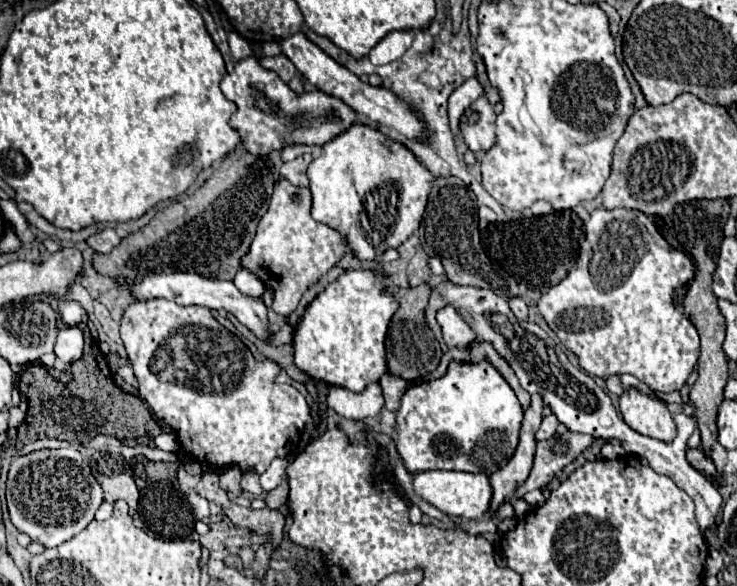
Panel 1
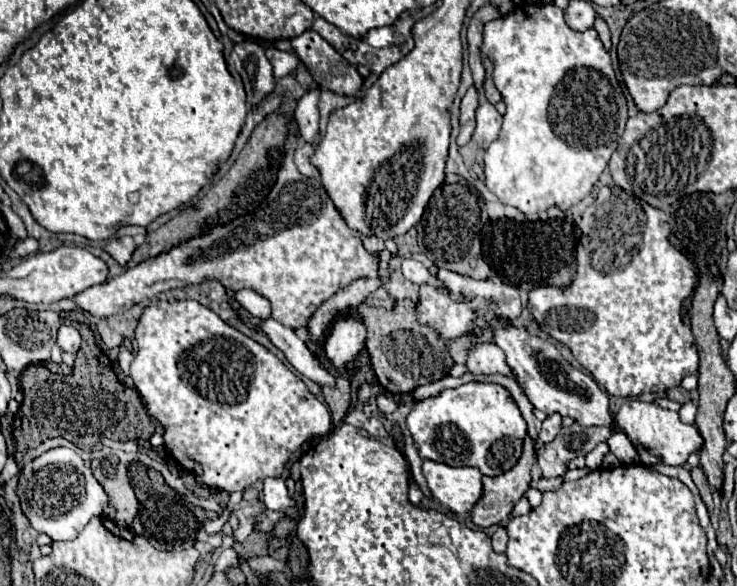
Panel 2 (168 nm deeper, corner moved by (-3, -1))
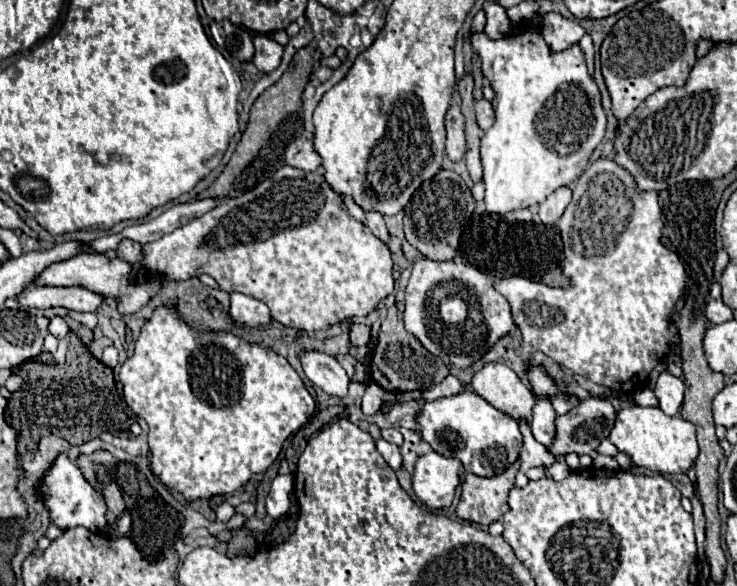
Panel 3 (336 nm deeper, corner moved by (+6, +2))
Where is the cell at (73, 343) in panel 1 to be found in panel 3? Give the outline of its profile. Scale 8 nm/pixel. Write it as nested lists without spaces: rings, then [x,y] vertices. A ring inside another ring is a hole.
[[[54,316],[52,320],[50,320],[50,334],[54,334],[56,338],[64,338],[68,332],[70,332],[70,328],[68,328],[68,324],[64,322],[64,318],[60,318],[60,316]]]

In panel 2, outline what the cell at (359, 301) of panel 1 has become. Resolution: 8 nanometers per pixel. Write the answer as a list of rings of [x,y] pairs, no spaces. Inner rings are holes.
[[[337,317],[331,325],[331,331],[325,337],[323,349],[325,357],[331,361],[333,367],[345,367],[355,363],[361,353],[365,351],[367,343],[367,325],[353,317]]]

